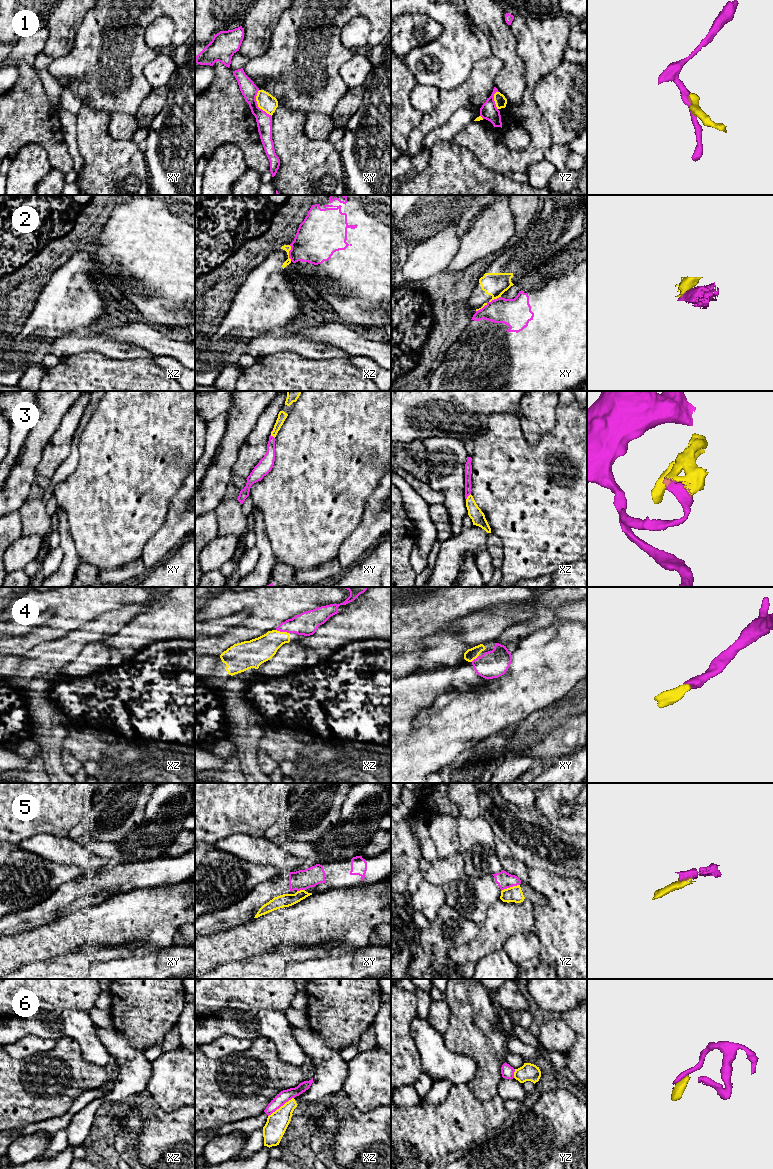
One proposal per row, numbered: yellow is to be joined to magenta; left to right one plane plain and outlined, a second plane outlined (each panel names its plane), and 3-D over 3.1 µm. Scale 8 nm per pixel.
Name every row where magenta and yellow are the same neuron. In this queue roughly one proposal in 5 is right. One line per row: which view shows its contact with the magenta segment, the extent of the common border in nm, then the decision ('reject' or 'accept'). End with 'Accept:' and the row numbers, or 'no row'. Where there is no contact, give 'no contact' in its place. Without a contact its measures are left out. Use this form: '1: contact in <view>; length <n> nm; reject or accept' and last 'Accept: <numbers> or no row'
1: contact in xy; length 240 nm; reject
2: contact in xz; length 130 nm; reject
3: contact in xz; length 70 nm; accept
4: contact in xz; length 120 nm; accept
5: contact in yz; length 160 nm; reject
6: contact in xz; length 260 nm; reject
Accept: 3, 4

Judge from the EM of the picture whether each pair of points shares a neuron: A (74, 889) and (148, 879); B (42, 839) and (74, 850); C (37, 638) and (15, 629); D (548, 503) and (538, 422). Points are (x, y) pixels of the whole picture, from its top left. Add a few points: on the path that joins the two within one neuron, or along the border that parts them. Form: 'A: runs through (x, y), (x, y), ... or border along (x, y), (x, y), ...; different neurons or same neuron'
A: runs through (92, 882), (130, 879); same neuron
B: runs through (50, 847), (66, 850); same neuron
C: border along (32, 628), (23, 635), (10, 637); different neurons
D: border along (556, 421), (535, 444), (529, 444), (521, 431); different neurons

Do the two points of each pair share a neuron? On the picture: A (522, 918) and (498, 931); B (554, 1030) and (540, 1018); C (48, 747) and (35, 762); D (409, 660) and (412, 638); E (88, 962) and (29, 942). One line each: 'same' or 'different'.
A: same
B: different
C: different
D: same
E: different

